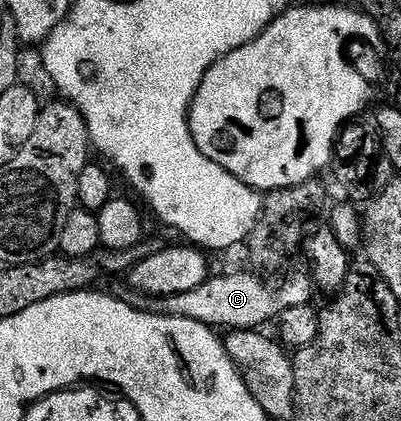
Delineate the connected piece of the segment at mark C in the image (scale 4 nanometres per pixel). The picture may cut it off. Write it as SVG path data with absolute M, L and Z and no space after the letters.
M306 273L295 274L287 278L274 290L262 282L260 275L251 274L223 274L212 276L207 279L201 288L193 288L193 292L181 292L168 298L148 298L138 292L130 295L129 301L132 306L141 310L150 311L152 314L168 314L177 320L197 320L201 324L212 328L227 326L232 330L253 330L263 328L267 321L278 319L281 311L290 306L306 306L312 301L311 290L313 282Z

